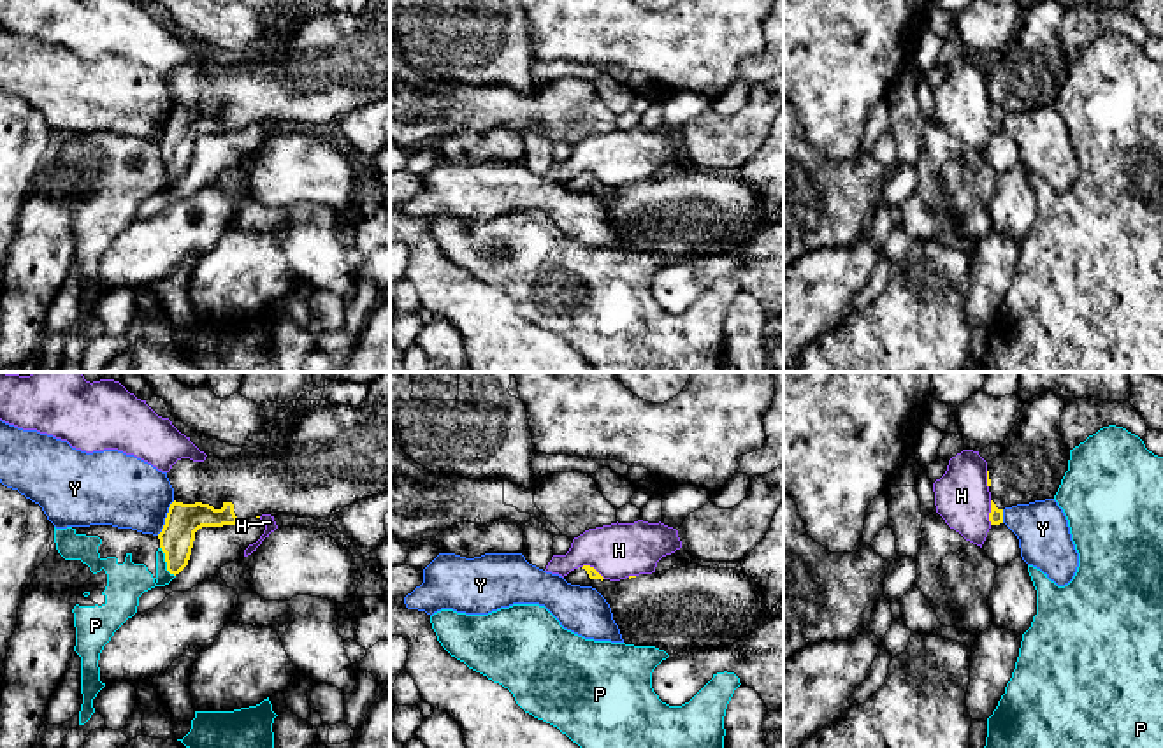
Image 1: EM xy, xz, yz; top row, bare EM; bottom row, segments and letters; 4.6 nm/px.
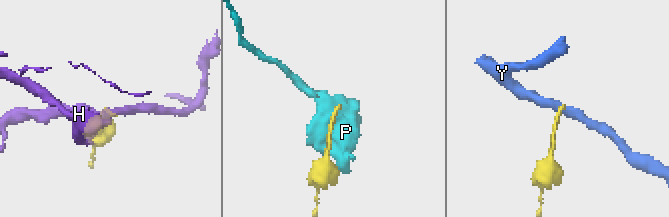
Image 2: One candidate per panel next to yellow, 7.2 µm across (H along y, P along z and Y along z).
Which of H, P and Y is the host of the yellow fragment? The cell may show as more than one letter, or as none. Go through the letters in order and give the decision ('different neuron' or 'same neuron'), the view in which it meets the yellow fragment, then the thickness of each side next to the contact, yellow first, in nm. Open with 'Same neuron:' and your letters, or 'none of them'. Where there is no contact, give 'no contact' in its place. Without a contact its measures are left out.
Same neuron: none of them
H: different neuron | yz | 60/260 nm
P: different neuron | xy | 160/180 nm
Y: different neuron | xy | 160/340 nm

